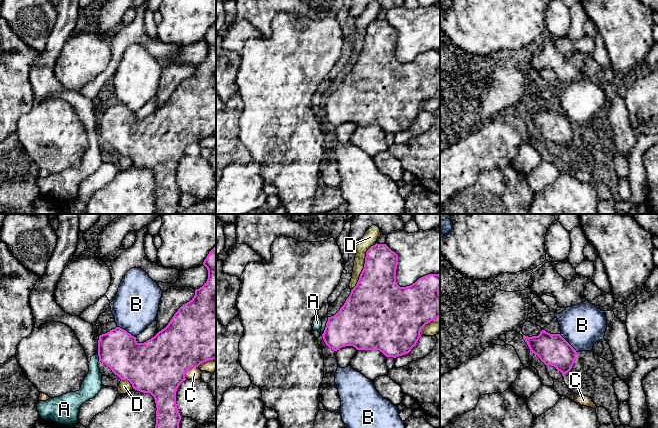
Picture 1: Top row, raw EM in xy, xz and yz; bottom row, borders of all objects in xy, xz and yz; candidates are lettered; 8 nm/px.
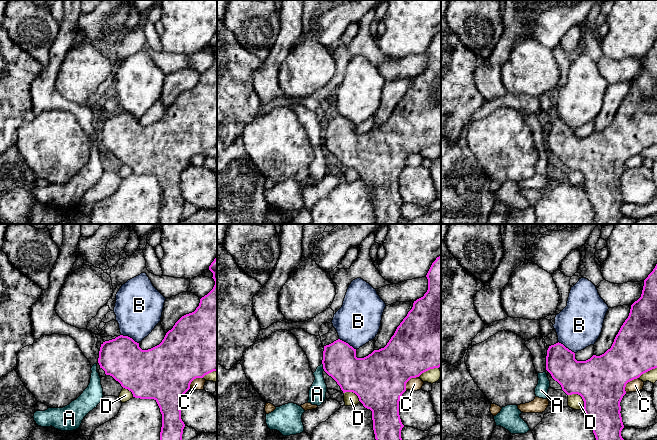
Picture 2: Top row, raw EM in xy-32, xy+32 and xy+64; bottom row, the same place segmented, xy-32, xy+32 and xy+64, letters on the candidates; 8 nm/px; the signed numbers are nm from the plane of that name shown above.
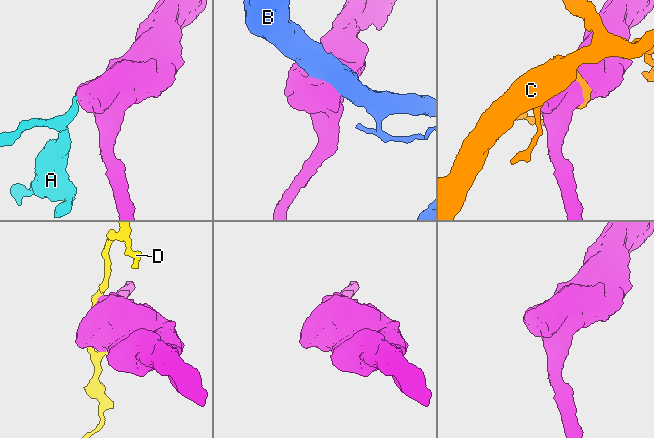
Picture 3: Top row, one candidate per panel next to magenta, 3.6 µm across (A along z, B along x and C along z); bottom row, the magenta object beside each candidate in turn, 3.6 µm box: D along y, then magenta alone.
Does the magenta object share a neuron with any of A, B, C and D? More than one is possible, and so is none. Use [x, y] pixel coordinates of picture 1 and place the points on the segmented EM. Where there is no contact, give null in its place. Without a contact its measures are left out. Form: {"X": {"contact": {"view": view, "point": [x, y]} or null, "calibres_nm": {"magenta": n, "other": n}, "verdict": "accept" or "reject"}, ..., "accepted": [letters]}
{"A": {"contact": {"view": "xy", "point": [99, 357]}, "calibres_nm": {"magenta": 320, "other": 160}, "verdict": "reject"}, "B": {"contact": {"view": "xy", "point": [125, 330]}, "calibres_nm": {"magenta": 320, "other": 360}, "verdict": "reject"}, "C": {"contact": {"view": "xy", "point": [188, 368]}, "calibres_nm": {"magenta": 440, "other": 110}, "verdict": "reject"}, "D": {"contact": {"view": "xz", "point": [364, 266]}, "calibres_nm": {"magenta": 360, "other": 120}, "verdict": "reject"}, "accepted": []}

